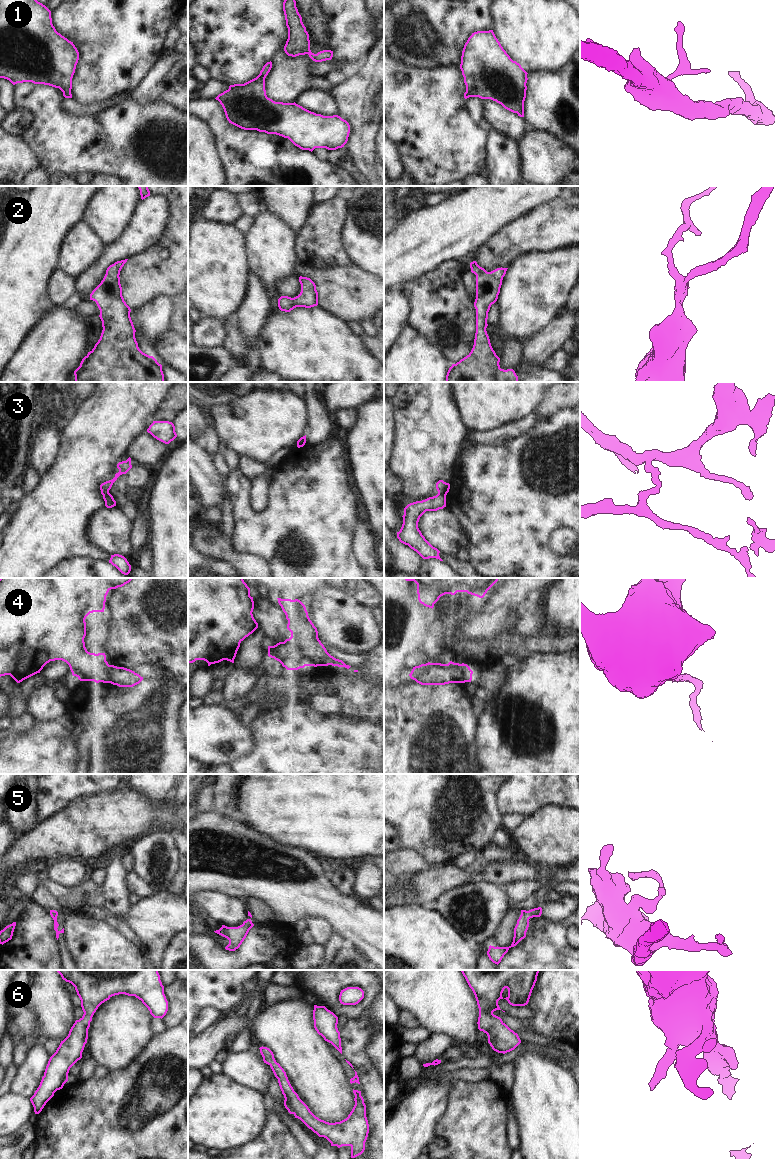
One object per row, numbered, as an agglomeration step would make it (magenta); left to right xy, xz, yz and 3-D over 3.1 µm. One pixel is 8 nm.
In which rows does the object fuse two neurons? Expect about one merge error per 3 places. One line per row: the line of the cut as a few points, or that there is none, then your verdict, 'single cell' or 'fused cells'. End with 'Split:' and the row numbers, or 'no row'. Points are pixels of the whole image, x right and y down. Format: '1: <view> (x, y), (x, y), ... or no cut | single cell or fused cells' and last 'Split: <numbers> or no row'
1: no cut | single cell
2: no cut | single cell
3: yz (438, 492), (442, 492), (445, 495) | fused cells
4: xz (284, 641), (300, 646), (306, 665) | fused cells
5: no cut | single cell
6: no cut | single cell
Split: 3, 4

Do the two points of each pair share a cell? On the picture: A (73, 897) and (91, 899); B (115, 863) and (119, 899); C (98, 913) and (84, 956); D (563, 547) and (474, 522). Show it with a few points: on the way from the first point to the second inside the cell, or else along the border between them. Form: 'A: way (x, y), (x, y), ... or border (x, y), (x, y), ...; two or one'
A: way (77, 897), (87, 897); one
B: way (115, 872), (115, 890); one
C: border (81, 912), (86, 917), (105, 922); two
D: way (541, 525), (538, 522), (496, 522); one

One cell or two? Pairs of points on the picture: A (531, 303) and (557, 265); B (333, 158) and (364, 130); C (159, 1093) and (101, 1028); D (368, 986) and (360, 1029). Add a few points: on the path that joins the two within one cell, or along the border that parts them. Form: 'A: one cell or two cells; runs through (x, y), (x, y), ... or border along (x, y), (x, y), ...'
A: one cell; runs through (532, 294), (552, 274)
B: two cells; border along (343, 147), (349, 154), (356, 169)
C: two cells; border along (146, 1043), (129, 1063), (123, 1067), (109, 1070)
D: two cells; border along (373, 1002), (362, 1017), (349, 1020)

